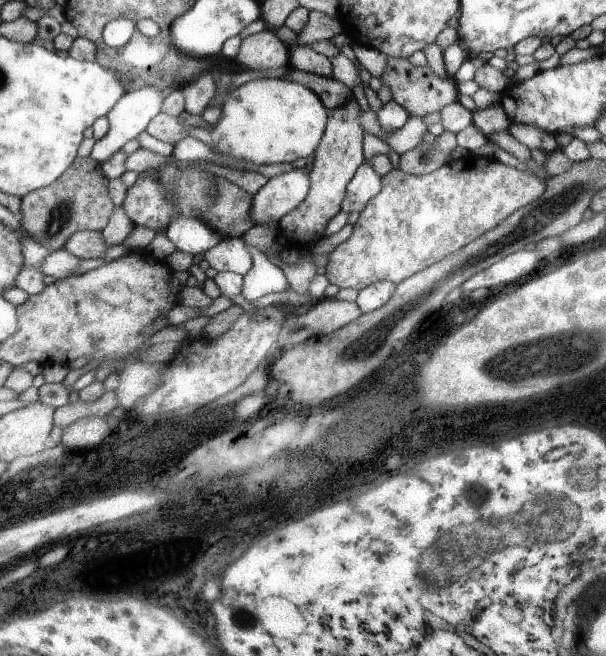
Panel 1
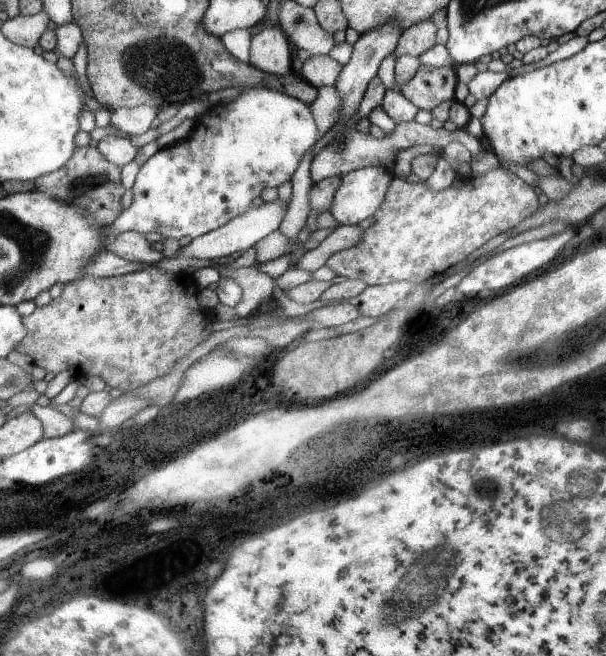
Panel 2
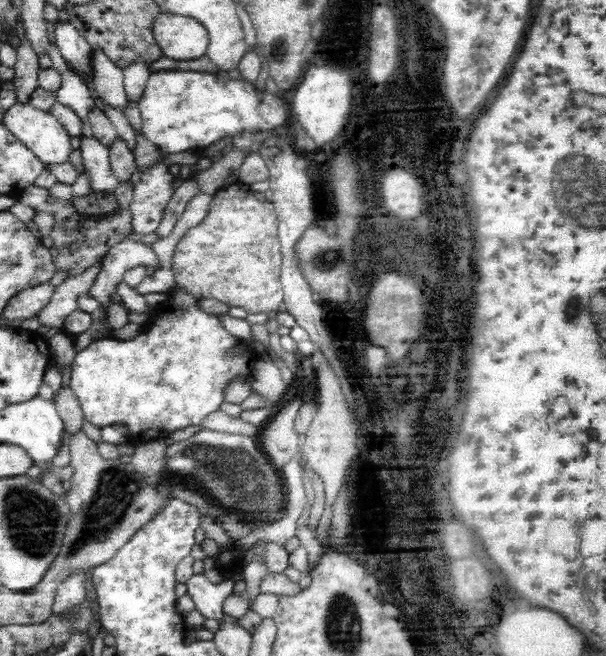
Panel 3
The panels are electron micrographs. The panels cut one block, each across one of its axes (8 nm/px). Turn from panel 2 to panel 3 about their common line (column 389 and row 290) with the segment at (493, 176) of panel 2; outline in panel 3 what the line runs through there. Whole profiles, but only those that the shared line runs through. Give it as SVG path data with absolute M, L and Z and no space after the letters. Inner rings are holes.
M241 180L218 190L208 204L206 218L189 228L180 238L172 258L174 282L194 297L216 298L229 307L240 306L248 314L278 311L283 301L281 285L282 253L279 241L278 219L271 201L260 201L250 189L250 183Z

